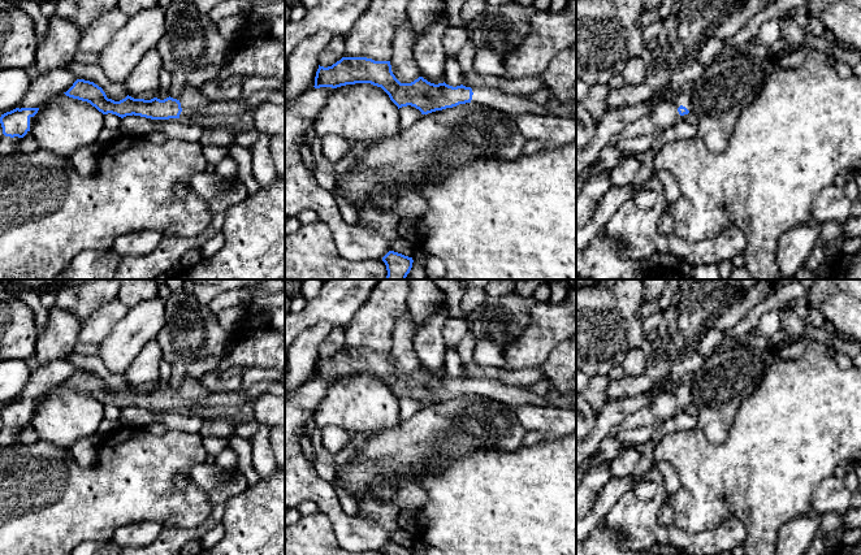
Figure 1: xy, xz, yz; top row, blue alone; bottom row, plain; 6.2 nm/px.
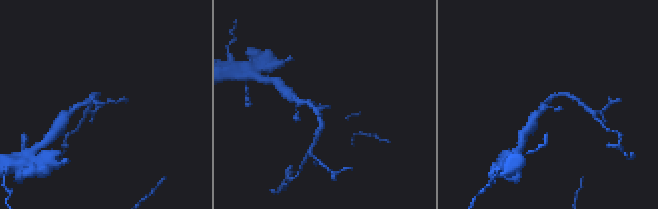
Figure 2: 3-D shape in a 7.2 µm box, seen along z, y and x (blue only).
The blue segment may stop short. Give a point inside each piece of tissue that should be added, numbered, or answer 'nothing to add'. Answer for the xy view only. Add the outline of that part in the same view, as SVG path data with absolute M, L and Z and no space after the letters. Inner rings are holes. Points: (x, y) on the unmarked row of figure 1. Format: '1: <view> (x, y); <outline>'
1: xy (190, 389); M185 377L177 390L181 394L182 403L179 409L186 404L195 403L199 399L209 396L212 393L207 390L200 382L199 378Z

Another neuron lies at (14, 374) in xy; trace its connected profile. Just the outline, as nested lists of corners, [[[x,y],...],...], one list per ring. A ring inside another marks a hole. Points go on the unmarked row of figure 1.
[[[25,360],[0,363],[0,403],[10,403],[21,395],[26,386],[33,364]]]

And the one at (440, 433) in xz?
[[[476,394],[423,406],[412,417],[395,428],[371,437],[336,476],[355,500],[372,493],[380,500],[391,500],[394,487],[403,482],[417,484],[420,474],[440,473],[449,464],[476,450],[512,452],[522,447],[527,430],[511,406]]]

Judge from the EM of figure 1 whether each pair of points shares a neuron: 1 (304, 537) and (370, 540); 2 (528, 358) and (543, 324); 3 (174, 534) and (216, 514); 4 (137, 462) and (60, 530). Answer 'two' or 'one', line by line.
1: two
2: one
3: one
4: one

